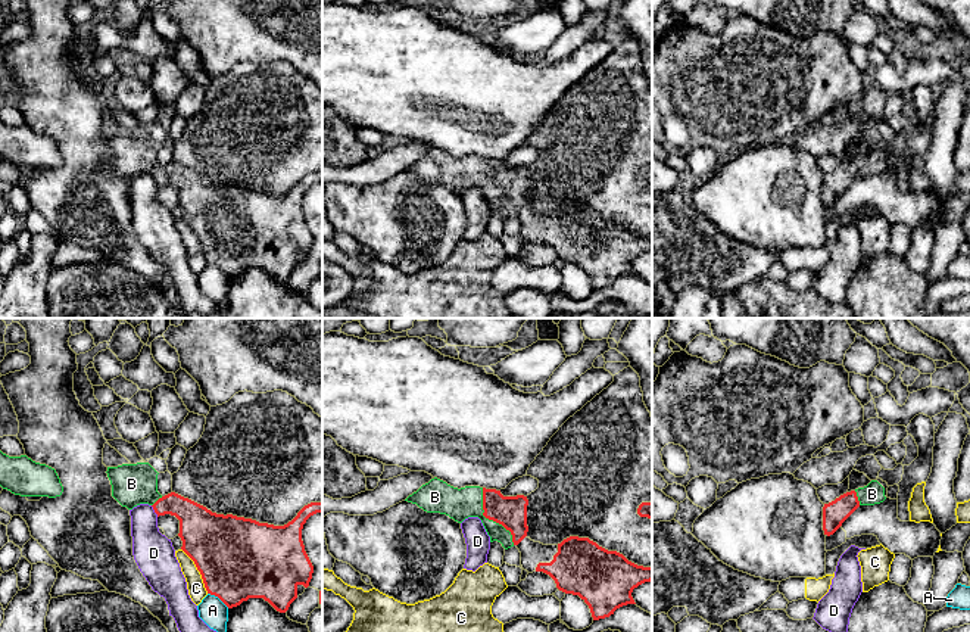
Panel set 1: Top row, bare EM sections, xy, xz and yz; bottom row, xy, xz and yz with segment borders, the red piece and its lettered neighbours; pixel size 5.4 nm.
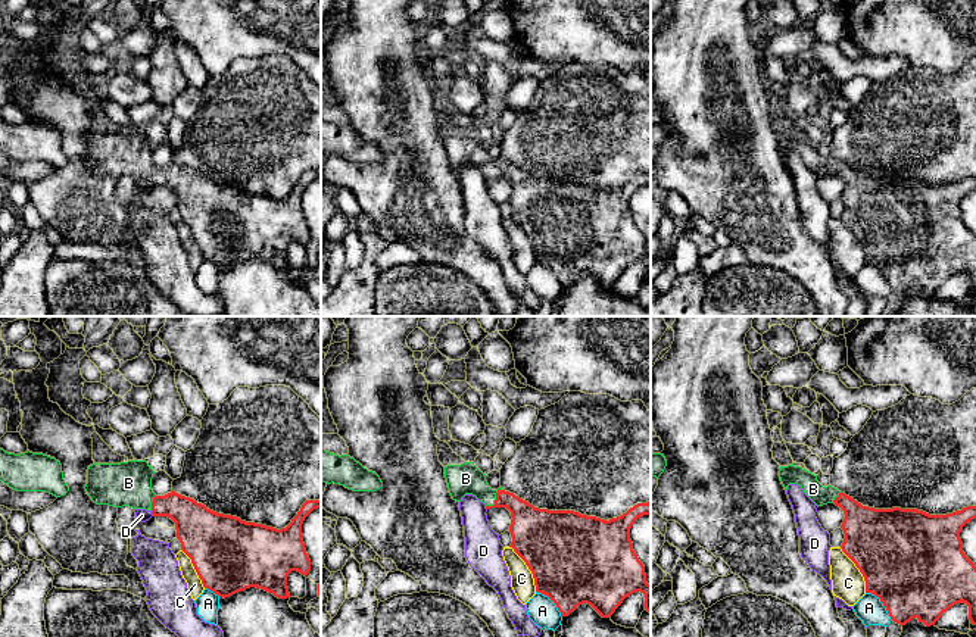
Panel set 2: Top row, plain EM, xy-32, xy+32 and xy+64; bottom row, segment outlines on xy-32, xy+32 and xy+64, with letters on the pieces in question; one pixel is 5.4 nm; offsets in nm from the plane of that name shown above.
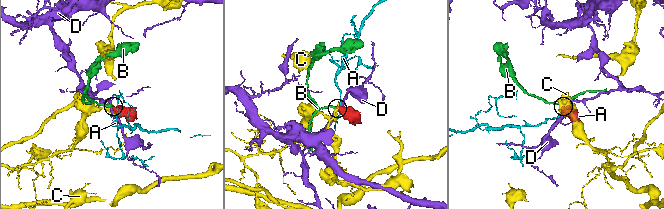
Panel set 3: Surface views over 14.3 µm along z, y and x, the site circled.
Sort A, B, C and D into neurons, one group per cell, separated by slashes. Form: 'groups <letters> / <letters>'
groups A / B / C / D

